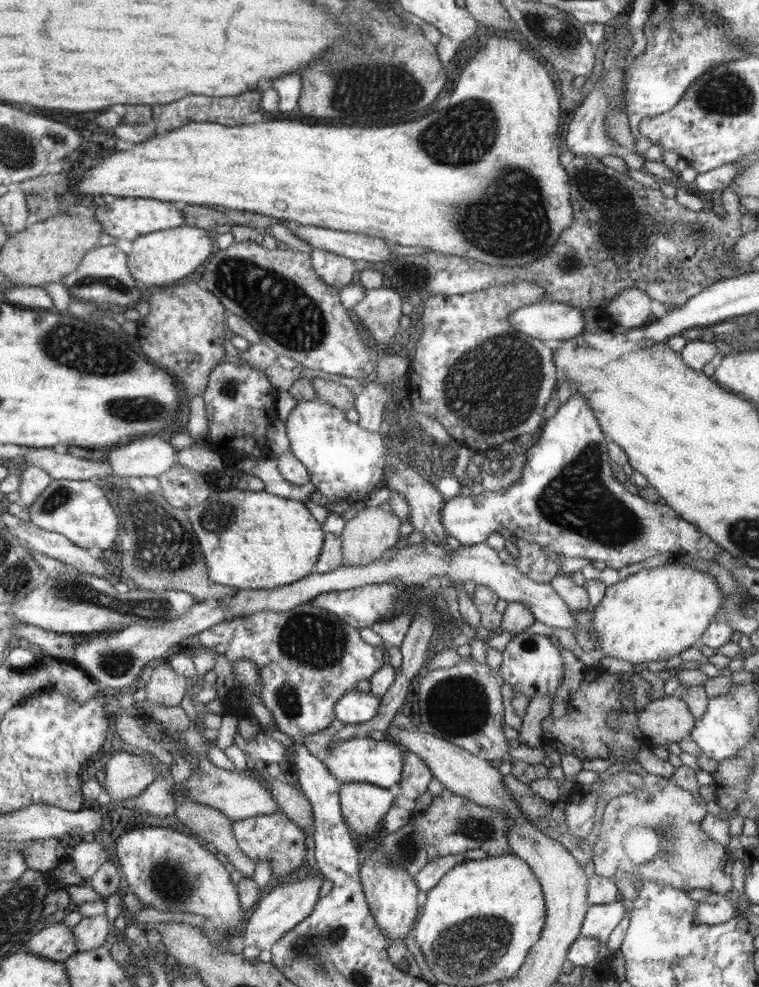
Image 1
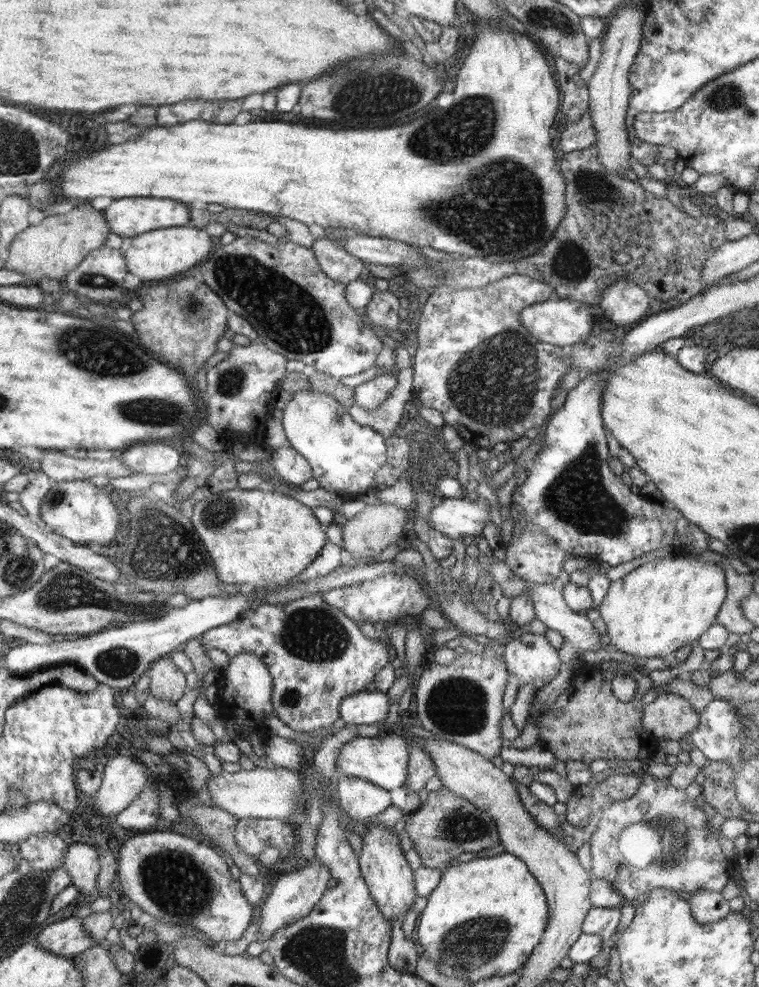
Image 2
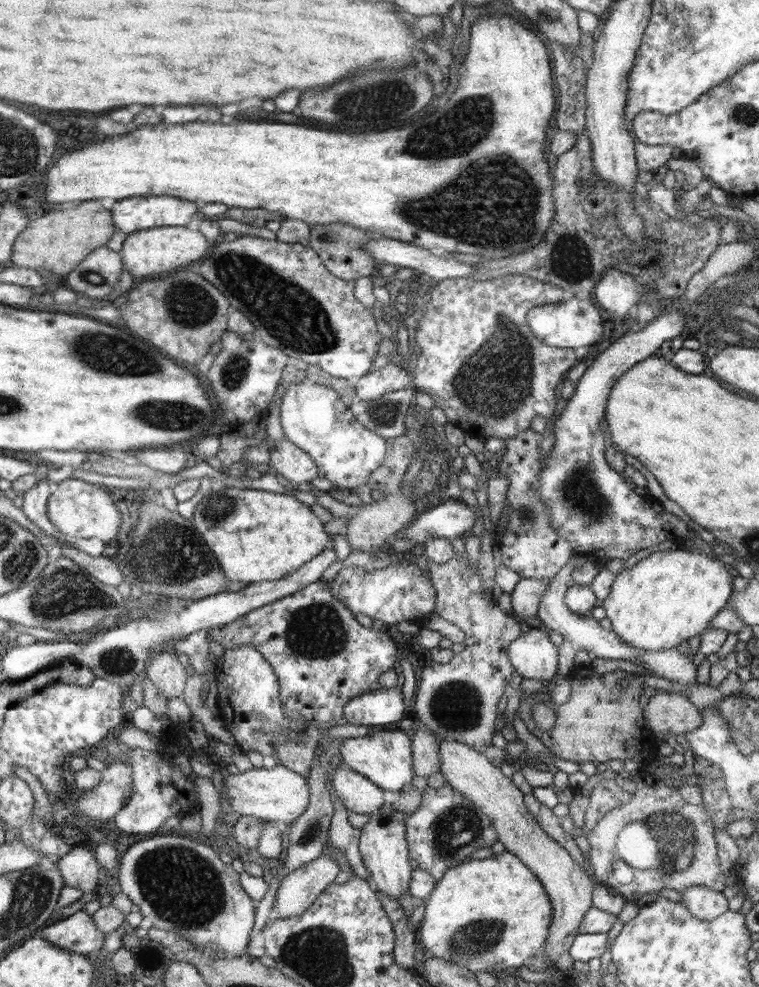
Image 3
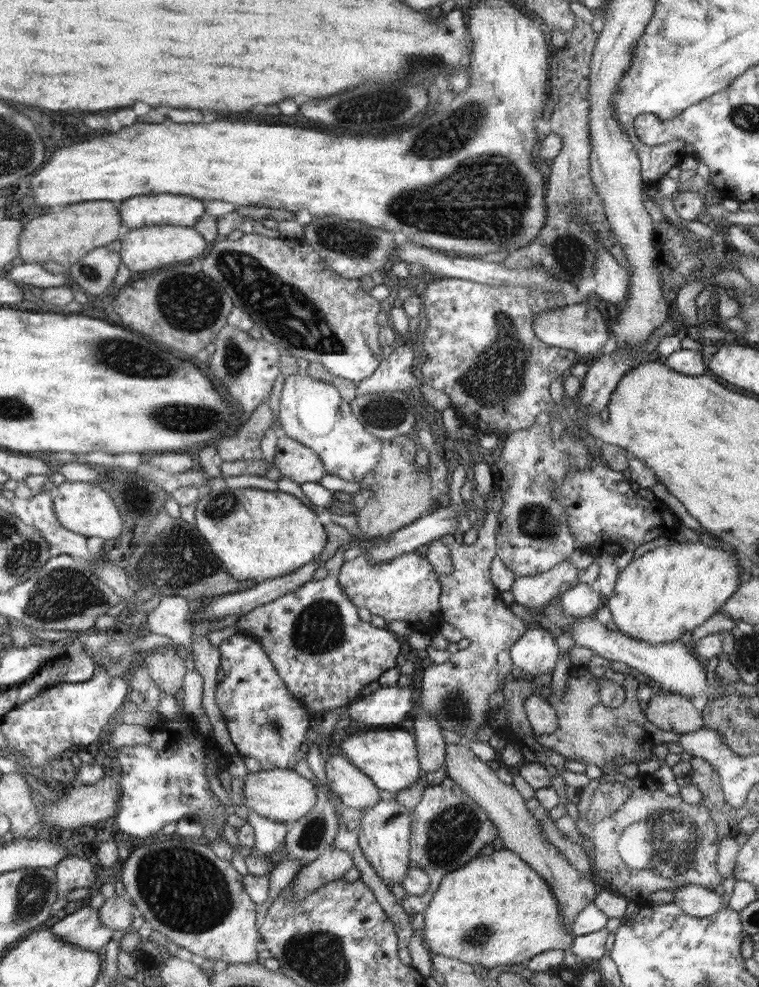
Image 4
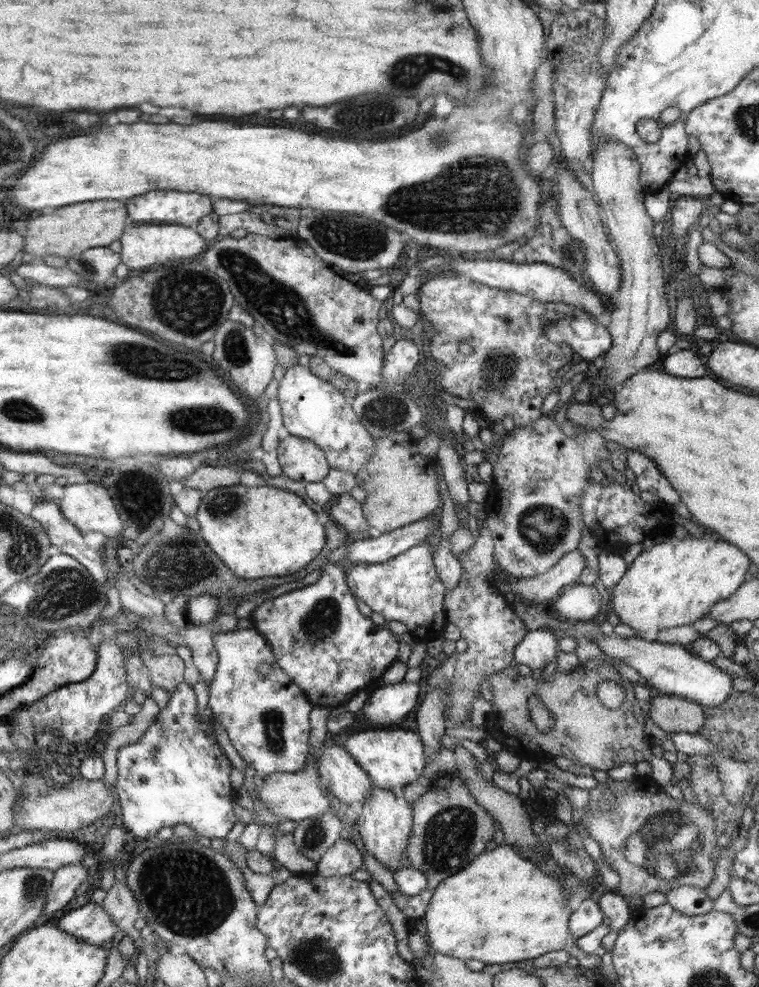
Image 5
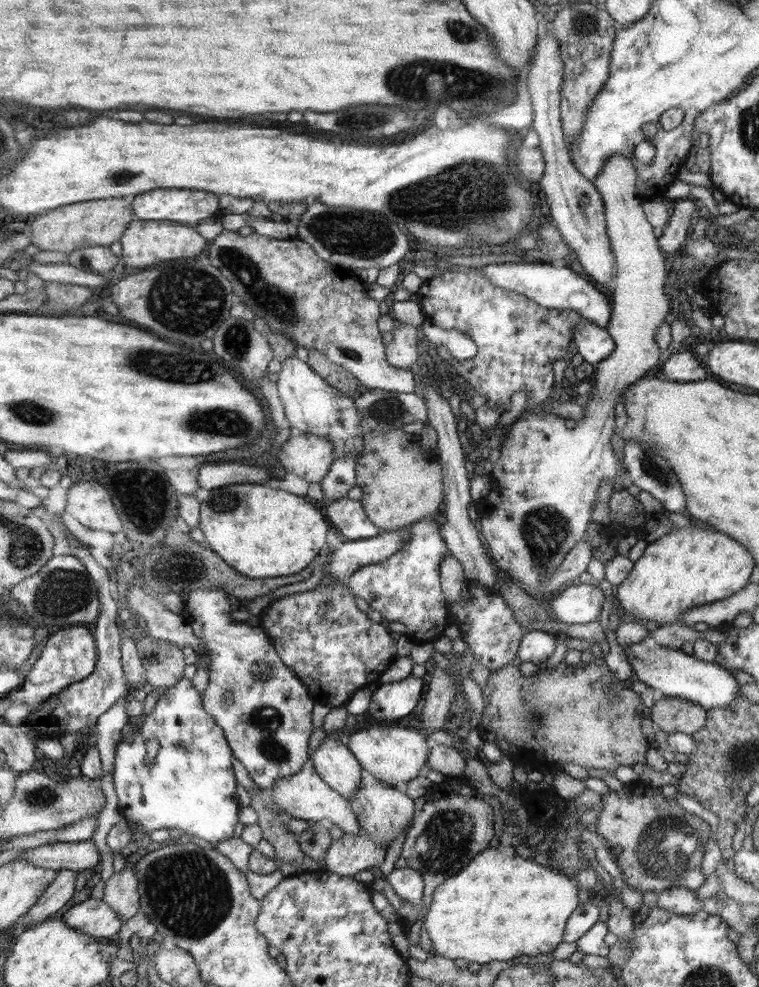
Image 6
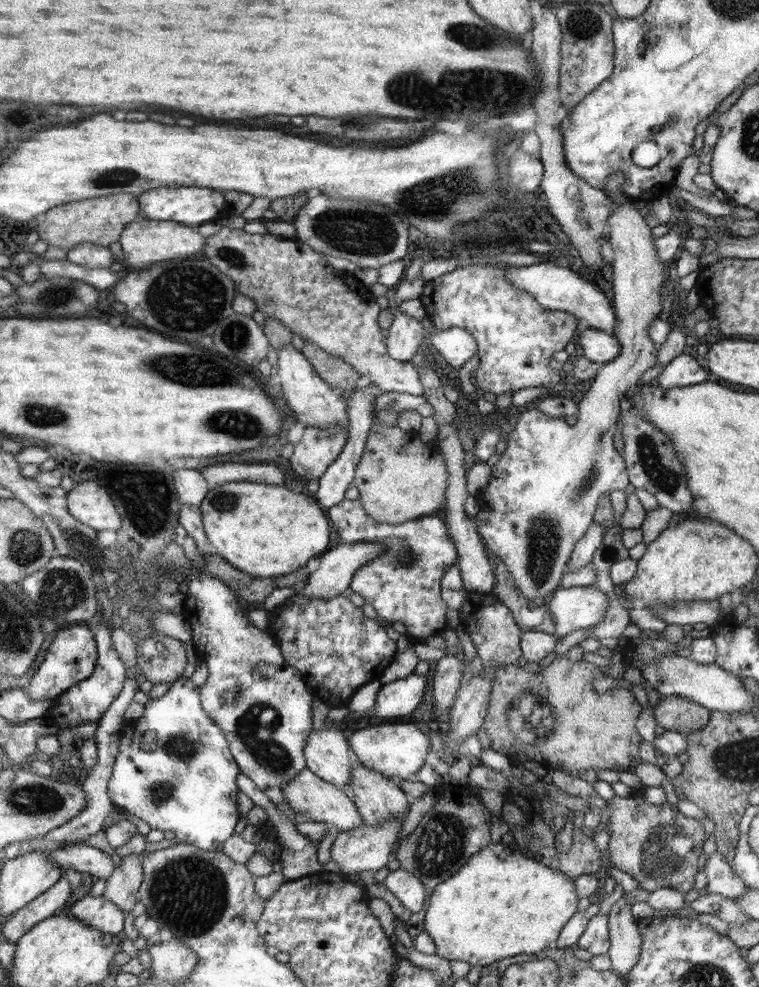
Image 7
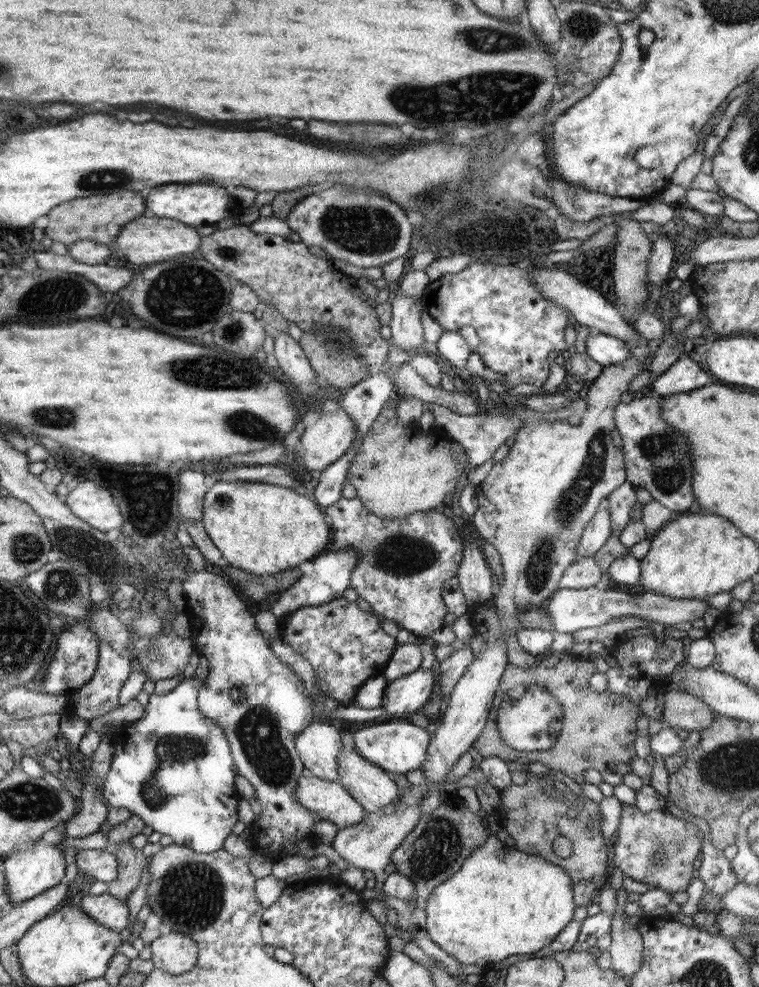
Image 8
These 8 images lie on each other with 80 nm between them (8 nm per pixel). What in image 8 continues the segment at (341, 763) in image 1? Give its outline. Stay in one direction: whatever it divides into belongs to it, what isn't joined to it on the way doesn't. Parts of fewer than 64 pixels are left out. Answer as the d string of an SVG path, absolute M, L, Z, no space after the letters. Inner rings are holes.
M394 717L384 723L362 728L354 734L353 739L355 749L360 756L385 769L387 773L394 772L402 775L410 770L418 770L425 764L431 741L426 728L415 726L406 717Z

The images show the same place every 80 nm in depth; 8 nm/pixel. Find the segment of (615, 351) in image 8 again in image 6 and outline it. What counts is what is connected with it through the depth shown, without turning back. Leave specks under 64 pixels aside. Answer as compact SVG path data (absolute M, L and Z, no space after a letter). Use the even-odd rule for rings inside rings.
M584 318L583 323L572 331L572 340L583 360L594 364L610 356L615 347L613 337L604 327Z

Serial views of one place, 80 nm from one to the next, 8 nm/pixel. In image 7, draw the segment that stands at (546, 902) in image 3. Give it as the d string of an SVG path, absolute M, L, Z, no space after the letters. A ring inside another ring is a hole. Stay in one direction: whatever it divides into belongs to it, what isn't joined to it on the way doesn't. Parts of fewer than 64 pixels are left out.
M498 843L489 844L477 852L458 872L436 887L426 900L423 920L424 930L432 937L438 956L446 960L465 960L471 966L486 967L496 960L510 958L516 954L539 954L546 949L557 948L557 940L565 924L577 914L578 896L574 880L532 857L528 858L515 846Z

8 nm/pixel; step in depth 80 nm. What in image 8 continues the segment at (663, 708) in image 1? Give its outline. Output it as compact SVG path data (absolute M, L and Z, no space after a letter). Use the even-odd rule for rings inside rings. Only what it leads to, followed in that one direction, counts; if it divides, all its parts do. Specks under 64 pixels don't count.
M685 690L665 692L662 720L670 725L670 729L702 732L714 724L715 718L716 714L702 698L692 696Z

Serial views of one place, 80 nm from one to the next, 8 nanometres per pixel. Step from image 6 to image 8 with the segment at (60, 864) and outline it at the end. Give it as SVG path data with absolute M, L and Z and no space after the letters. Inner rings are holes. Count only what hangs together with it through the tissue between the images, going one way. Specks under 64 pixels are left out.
M81 849L74 856L79 872L90 874L100 882L112 882L118 874L118 860L106 850Z

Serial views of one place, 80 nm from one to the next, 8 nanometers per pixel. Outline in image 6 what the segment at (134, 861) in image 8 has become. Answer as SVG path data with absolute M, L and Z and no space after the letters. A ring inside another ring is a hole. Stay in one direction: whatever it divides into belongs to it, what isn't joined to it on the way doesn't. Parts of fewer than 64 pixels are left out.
M126 863L124 871L114 872L105 884L103 901L118 914L121 922L125 923L139 909L140 895L135 866Z

